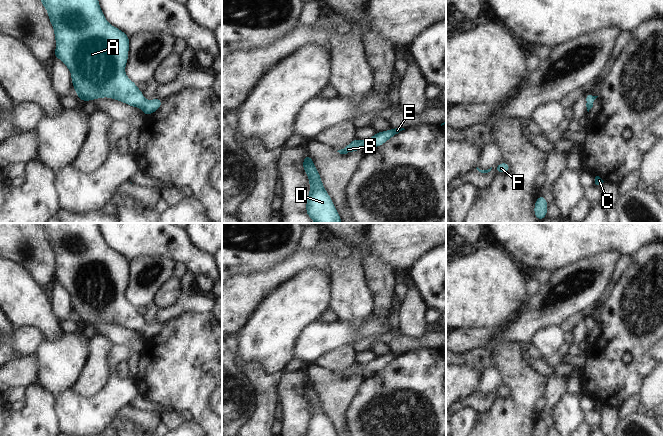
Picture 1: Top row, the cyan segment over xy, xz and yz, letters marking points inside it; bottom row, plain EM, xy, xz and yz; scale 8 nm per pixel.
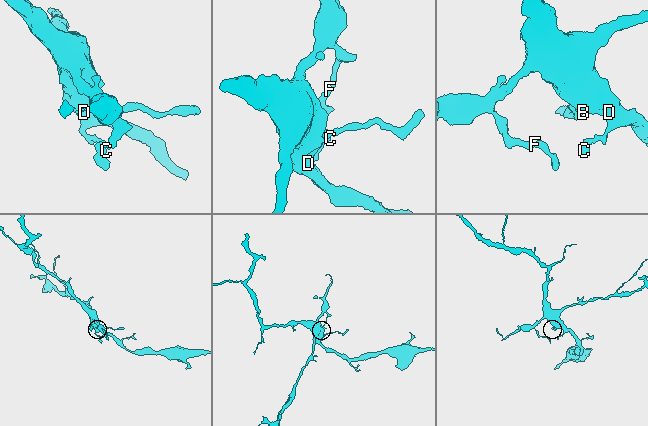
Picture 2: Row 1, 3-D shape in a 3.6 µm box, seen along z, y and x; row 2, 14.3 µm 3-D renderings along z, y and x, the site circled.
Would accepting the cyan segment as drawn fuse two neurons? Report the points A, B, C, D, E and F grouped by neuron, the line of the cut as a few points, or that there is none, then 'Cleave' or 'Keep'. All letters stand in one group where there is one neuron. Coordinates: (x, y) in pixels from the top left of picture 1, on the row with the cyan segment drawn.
Groups: A B C D E F. No split. Keep.

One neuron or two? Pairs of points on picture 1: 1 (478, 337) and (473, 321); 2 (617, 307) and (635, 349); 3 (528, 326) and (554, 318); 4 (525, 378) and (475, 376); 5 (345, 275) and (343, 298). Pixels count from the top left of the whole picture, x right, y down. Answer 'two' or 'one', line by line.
1: two
2: one
3: one
4: two
5: one

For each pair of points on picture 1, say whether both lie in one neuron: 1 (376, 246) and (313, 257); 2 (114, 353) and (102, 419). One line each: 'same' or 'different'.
1: same
2: same

